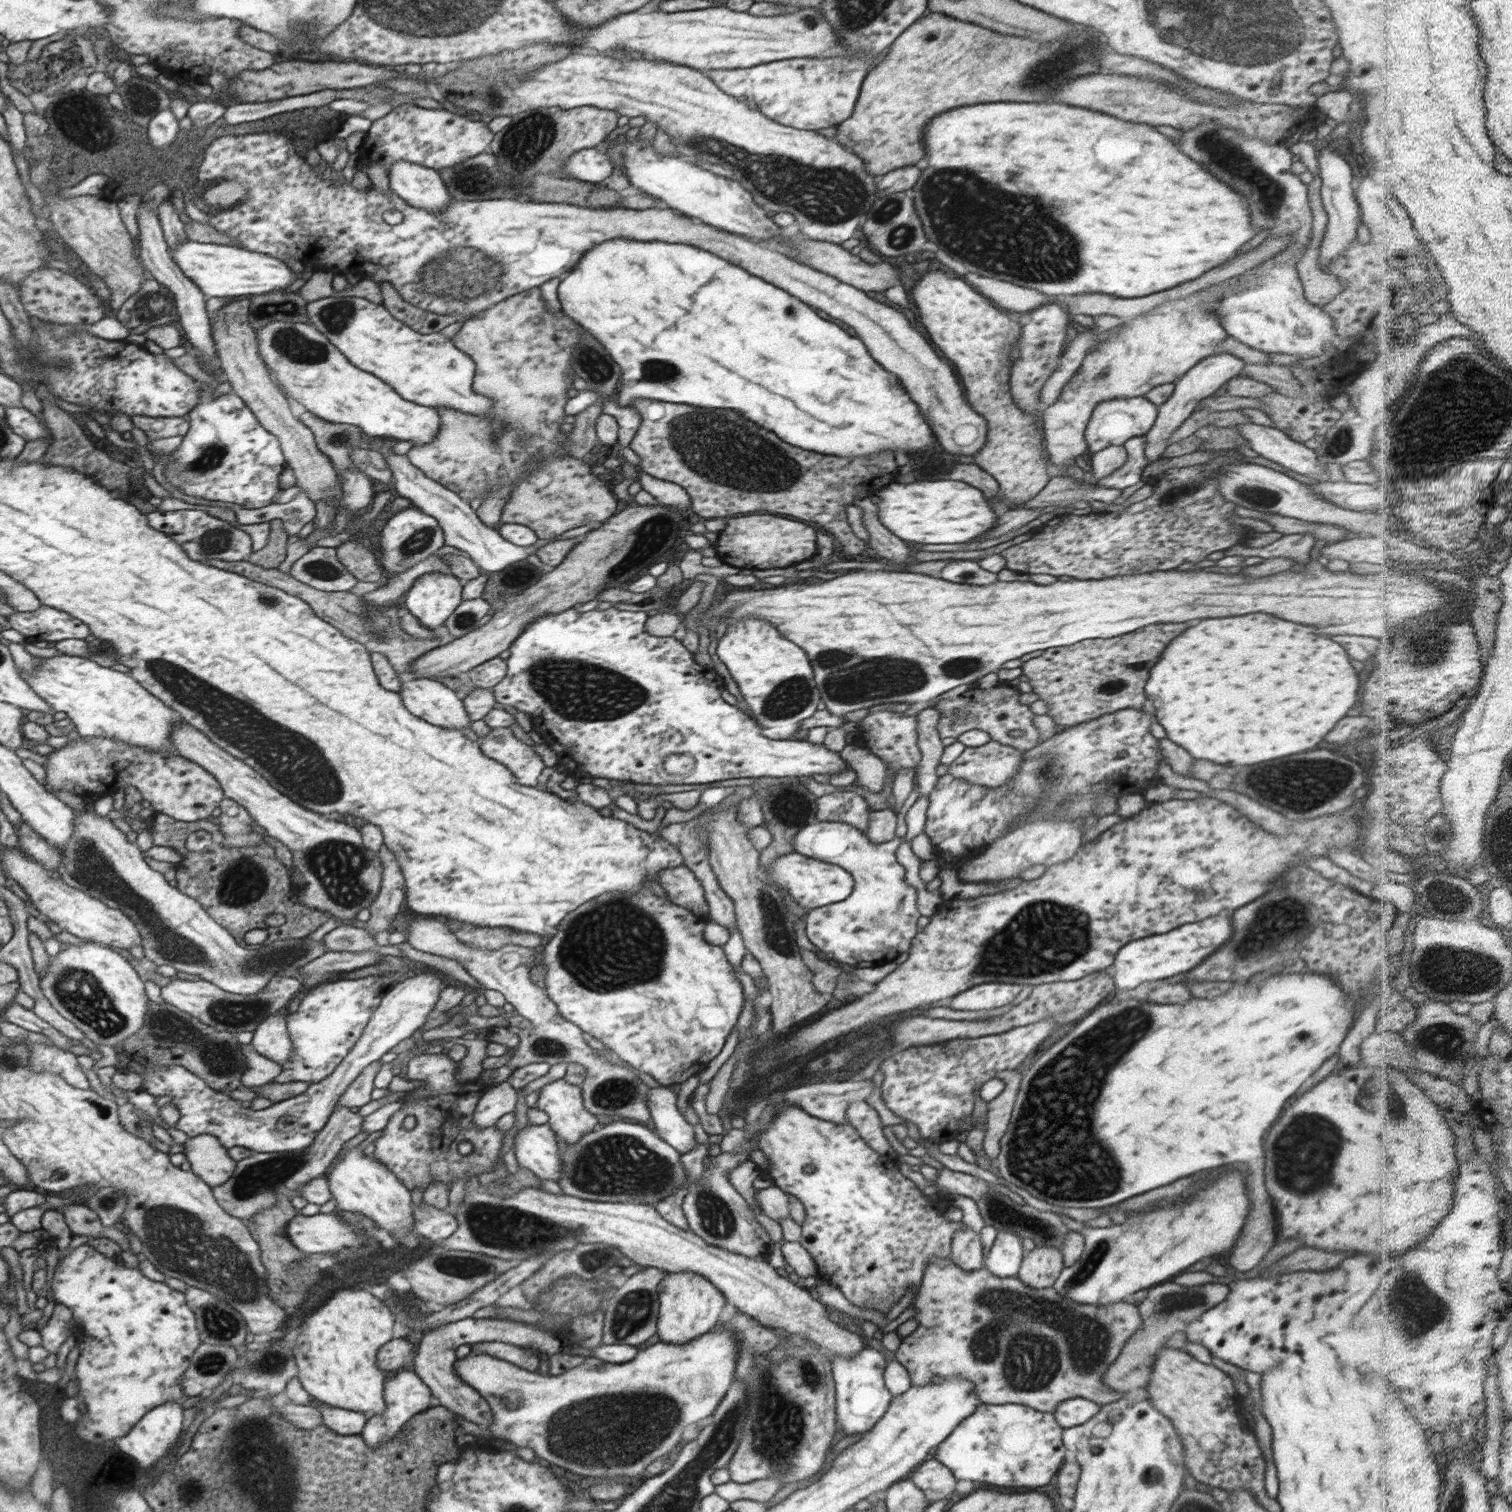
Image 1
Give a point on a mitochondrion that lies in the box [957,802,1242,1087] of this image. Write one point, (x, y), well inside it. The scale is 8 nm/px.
(1026, 949)

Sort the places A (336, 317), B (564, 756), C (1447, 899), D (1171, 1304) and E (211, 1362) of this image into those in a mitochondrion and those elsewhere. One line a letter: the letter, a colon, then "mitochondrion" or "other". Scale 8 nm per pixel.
A: mitochondrion
B: other
C: mitochondrion
D: mitochondrion
E: mitochondrion

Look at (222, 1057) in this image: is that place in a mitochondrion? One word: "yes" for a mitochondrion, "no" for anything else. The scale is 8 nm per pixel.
yes

